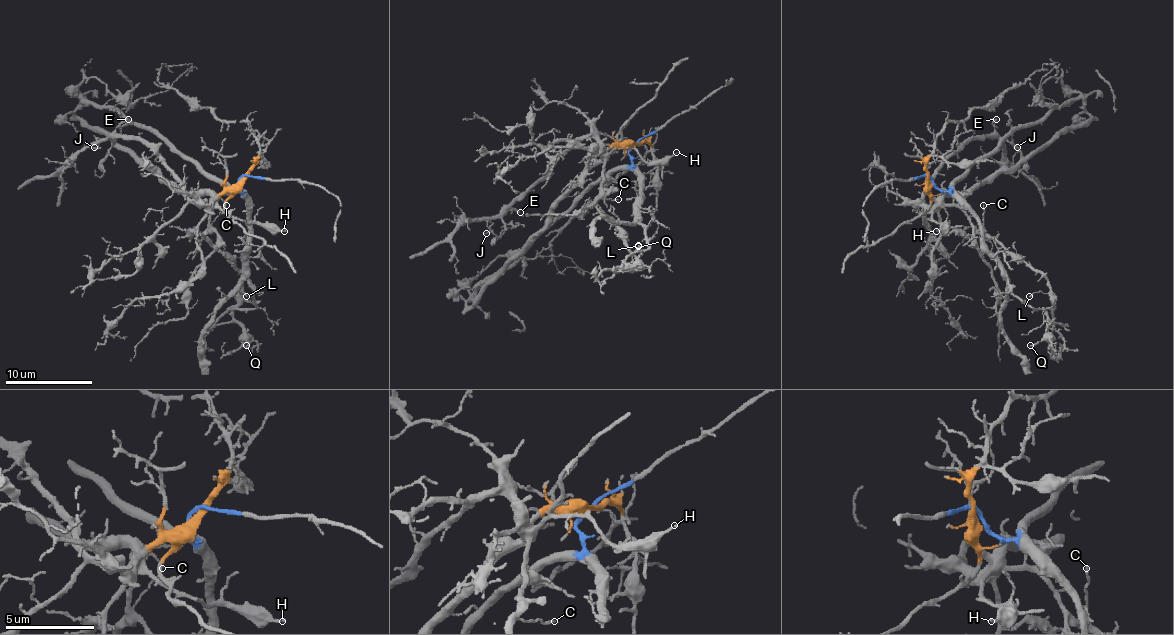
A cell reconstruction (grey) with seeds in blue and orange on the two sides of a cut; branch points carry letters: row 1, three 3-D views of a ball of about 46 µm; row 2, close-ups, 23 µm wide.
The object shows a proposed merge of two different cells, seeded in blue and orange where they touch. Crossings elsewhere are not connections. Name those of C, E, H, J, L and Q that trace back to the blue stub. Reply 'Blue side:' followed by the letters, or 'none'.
Blue side: Q

